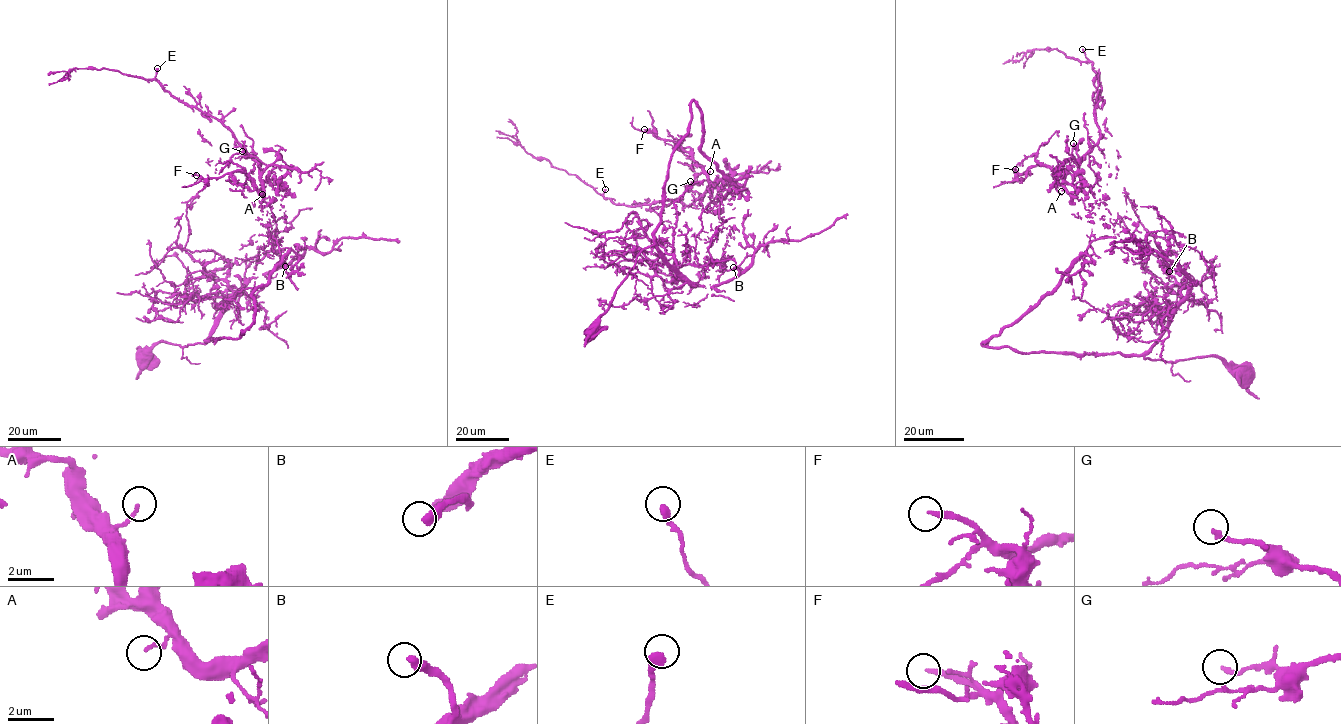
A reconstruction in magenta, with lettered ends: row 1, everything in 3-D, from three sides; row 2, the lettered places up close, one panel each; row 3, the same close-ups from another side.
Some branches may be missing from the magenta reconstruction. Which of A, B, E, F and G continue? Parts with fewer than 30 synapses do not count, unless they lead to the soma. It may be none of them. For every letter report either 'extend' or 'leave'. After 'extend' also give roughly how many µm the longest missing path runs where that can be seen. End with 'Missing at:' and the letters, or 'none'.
A: leave
B: extend; missing 15 µm
E: leave
F: extend; missing 45 µm
G: leave
Missing at: B, F

